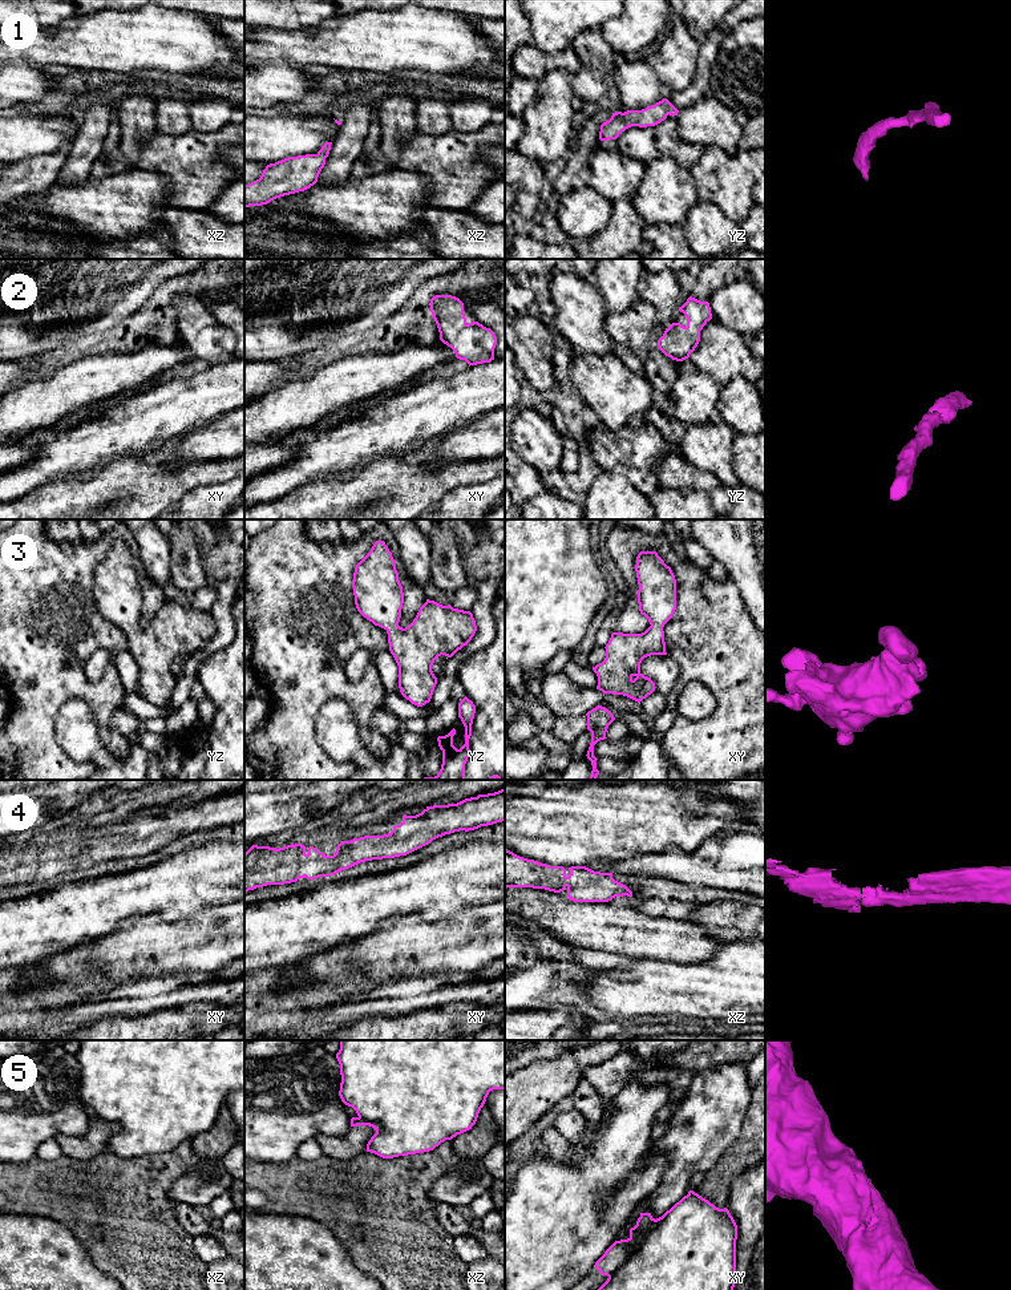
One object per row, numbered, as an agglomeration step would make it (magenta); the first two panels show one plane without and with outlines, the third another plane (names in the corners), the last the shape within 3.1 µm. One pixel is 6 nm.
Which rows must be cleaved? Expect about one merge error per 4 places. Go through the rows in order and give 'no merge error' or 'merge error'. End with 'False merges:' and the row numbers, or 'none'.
1: no merge error
2: no merge error
3: no merge error
4: no merge error
5: merge error
False merges: 5

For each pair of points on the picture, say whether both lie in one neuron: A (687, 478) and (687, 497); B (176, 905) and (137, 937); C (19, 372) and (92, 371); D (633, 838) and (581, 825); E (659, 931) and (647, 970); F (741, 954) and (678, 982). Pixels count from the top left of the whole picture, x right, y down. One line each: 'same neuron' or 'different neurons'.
A: different neurons
B: different neurons
C: different neurons
D: same neuron
E: different neurons
F: same neuron

